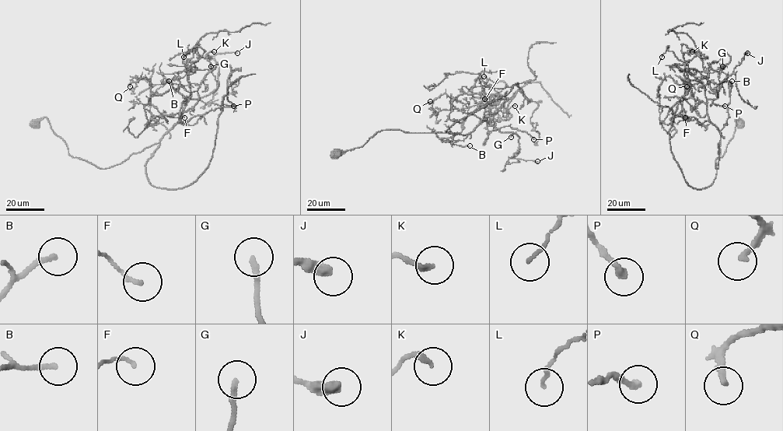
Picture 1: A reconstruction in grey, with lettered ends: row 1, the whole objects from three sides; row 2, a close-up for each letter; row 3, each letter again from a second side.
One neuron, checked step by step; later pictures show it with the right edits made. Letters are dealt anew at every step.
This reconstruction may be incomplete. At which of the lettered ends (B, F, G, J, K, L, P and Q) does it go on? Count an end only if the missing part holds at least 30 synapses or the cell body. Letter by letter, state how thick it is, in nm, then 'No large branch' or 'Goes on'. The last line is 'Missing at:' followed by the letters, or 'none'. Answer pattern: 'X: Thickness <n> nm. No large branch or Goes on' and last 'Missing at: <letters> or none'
B: Thickness 190 nm. No large branch
F: Thickness 140 nm. No large branch
G: Thickness 200 nm. Goes on
J: Thickness 400 nm. No large branch
K: Thickness 200 nm. No large branch
L: Thickness 120 nm. No large branch
P: Thickness 240 nm. Goes on
Q: Thickness 240 nm. Goes on
Missing at: G, P, Q

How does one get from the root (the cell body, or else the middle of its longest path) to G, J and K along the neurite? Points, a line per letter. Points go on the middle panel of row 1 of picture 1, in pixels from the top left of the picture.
G: (336, 155), (361, 147), (385, 130), (468, 134), (481, 122), (488, 121), (501, 132), (518, 134), (511, 137)
J: (336, 155), (361, 147), (385, 130), (468, 134), (488, 121), (519, 137), (520, 151), (510, 158), (537, 161)
K: (336, 155), (361, 147), (385, 130), (468, 134), (494, 111), (508, 119), (515, 106)

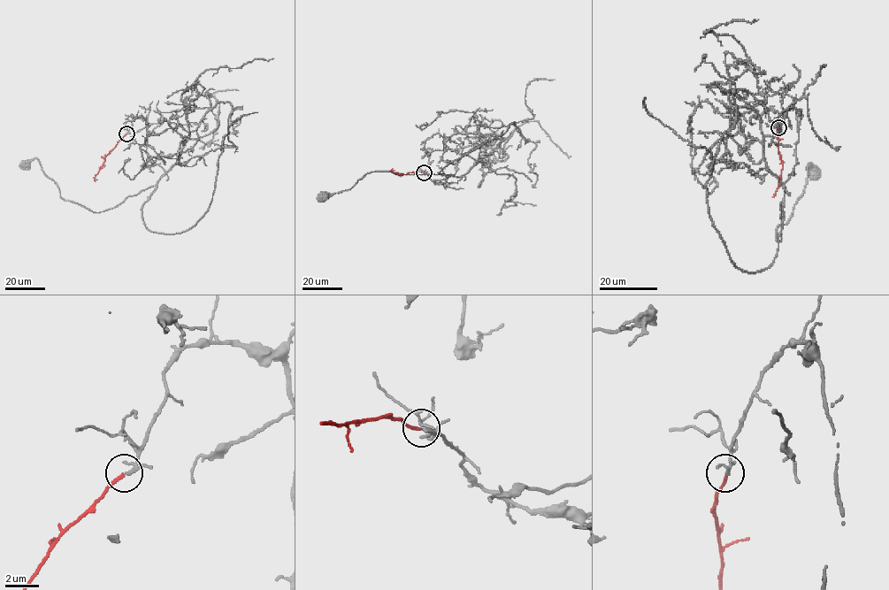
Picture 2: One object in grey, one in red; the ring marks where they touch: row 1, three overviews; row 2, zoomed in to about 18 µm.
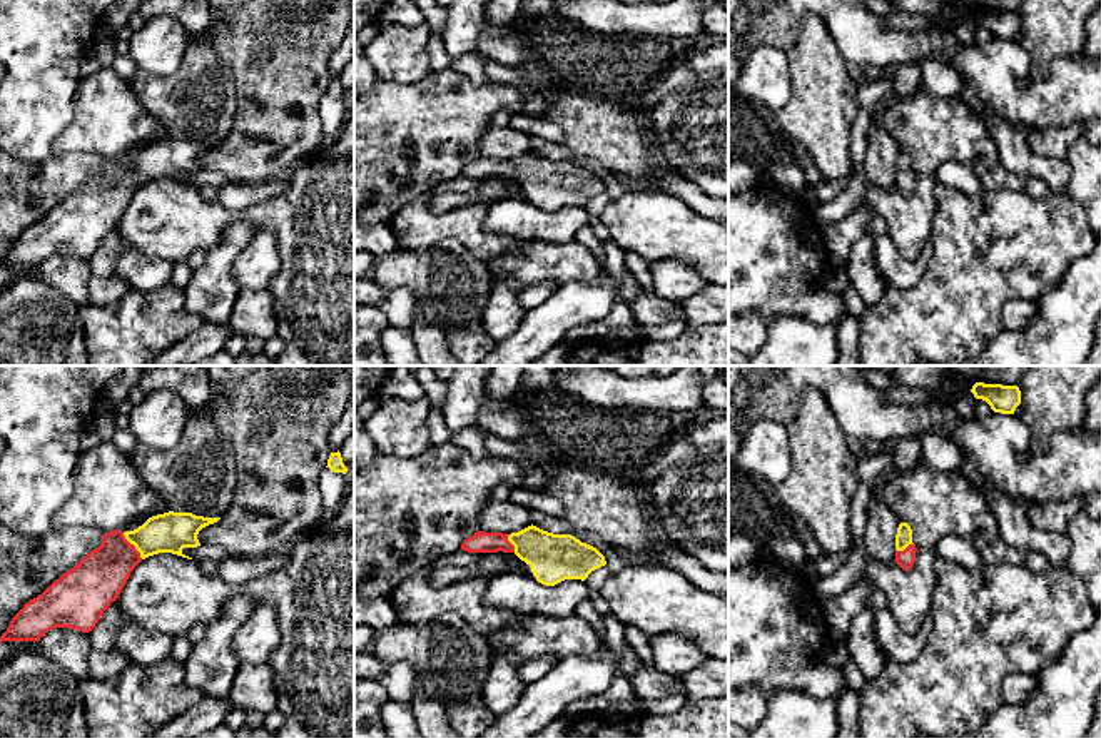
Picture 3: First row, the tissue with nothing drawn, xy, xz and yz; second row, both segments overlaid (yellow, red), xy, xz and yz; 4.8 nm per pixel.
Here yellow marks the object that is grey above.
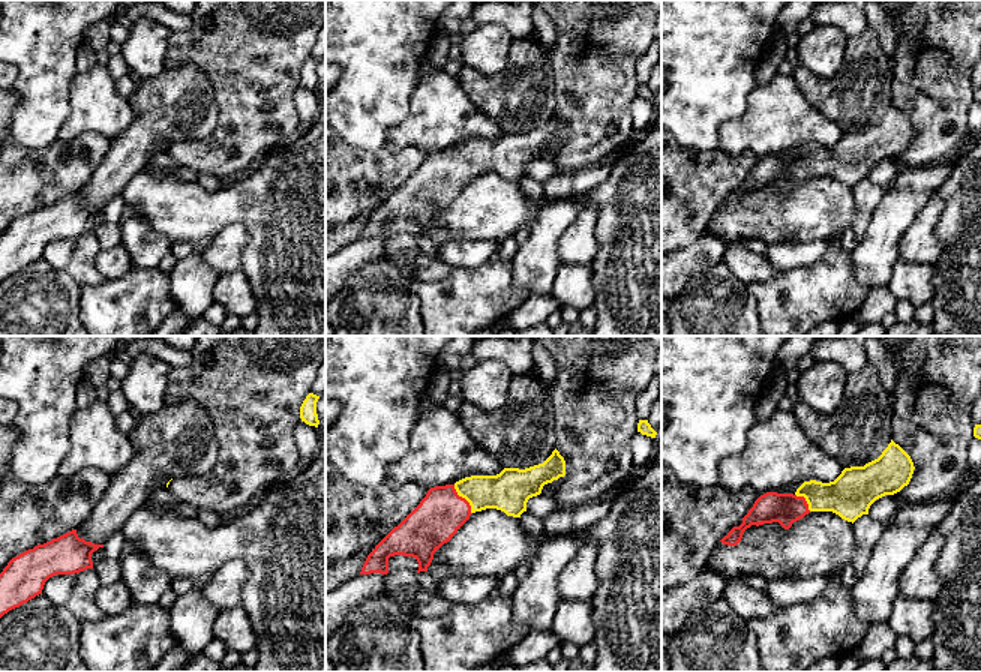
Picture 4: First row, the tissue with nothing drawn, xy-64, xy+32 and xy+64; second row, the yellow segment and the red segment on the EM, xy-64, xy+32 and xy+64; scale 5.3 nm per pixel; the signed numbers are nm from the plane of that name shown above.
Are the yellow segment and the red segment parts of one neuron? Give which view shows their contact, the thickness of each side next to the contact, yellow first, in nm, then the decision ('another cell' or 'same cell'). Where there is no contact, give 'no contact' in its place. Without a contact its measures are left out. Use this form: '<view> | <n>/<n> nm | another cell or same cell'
xy | 190/260 nm | same cell

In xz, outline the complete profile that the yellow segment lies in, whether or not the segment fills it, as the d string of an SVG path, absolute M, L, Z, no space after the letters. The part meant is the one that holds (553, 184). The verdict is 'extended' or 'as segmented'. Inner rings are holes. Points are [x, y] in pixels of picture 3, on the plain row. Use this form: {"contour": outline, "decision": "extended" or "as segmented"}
{"contour": "M533 150L511 160L478 157L463 167L461 175L515 179L531 192L533 202L545 212L555 212L565 205L585 207L591 197L606 190L596 174L571 160L553 160Z", "decision": "extended"}

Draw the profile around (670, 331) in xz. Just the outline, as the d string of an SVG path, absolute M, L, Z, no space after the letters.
M673 321L663 326L647 327L645 337L648 341L673 341L677 339L683 331L682 321Z

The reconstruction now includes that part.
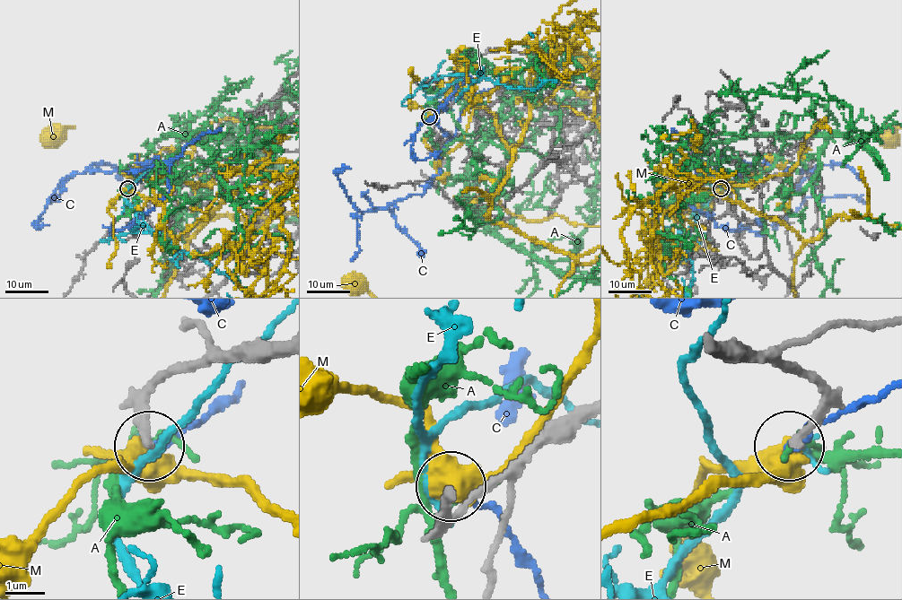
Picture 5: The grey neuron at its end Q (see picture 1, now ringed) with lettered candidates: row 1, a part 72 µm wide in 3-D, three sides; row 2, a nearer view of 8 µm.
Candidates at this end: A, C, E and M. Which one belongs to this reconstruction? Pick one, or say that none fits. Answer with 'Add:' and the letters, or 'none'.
Add: none

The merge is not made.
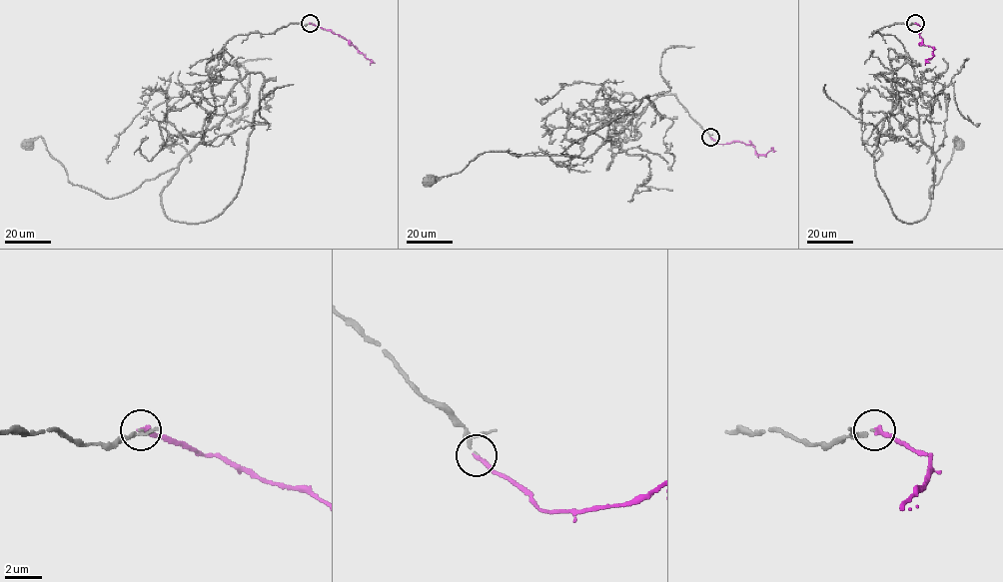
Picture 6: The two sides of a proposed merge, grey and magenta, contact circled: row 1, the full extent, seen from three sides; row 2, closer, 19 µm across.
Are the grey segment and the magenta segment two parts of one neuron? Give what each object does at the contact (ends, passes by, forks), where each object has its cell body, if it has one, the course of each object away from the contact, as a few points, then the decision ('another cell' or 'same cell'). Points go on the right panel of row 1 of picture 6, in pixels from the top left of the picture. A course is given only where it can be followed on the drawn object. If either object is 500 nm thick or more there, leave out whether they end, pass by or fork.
grey ends there; magenta ends there; cell body of grey at (959, 145); no cell body on magenta; grey runs (915, 23), (872, 34), (900, 42), (920, 87), (921, 140), (936, 158), (931, 199), (953, 139), (960, 143); magenta runs (915, 23), (922, 26), (918, 34), (925, 45), (934, 49), (933, 56), (925, 65); same cell

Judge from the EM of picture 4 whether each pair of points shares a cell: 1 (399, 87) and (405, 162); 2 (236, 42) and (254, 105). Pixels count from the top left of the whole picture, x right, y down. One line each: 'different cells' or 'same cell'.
1: different cells
2: same cell

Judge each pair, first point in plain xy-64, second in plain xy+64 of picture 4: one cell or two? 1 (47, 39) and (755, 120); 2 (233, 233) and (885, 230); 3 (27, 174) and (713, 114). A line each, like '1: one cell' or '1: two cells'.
1: two cells
2: two cells
3: two cells

